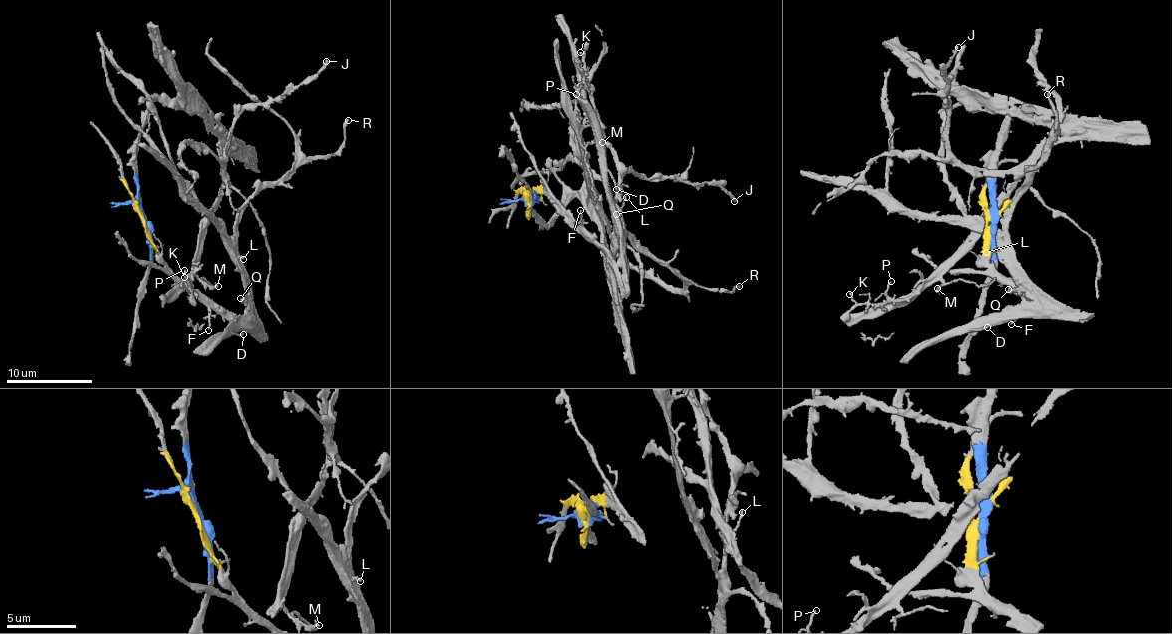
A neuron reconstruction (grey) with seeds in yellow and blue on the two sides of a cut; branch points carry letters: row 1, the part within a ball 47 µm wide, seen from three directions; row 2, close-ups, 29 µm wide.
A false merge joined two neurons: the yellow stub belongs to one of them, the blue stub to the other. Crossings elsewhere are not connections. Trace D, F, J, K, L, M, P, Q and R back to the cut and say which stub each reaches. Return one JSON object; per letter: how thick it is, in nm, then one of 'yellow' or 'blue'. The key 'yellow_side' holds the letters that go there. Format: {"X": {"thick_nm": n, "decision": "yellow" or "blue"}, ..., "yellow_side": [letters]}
{"D": {"thick_nm": 160, "decision": "yellow"}, "F": {"thick_nm": 130, "decision": "yellow"}, "J": {"thick_nm": 280, "decision": "blue"}, "K": {"thick_nm": 160, "decision": "blue"}, "L": {"thick_nm": 160, "decision": "yellow"}, "M": {"thick_nm": 170, "decision": "blue"}, "P": {"thick_nm": 150, "decision": "blue"}, "Q": {"thick_nm": 200, "decision": "yellow"}, "R": {"thick_nm": 220, "decision": "yellow"}, "yellow_side": ["D", "F", "L", "Q", "R"]}

